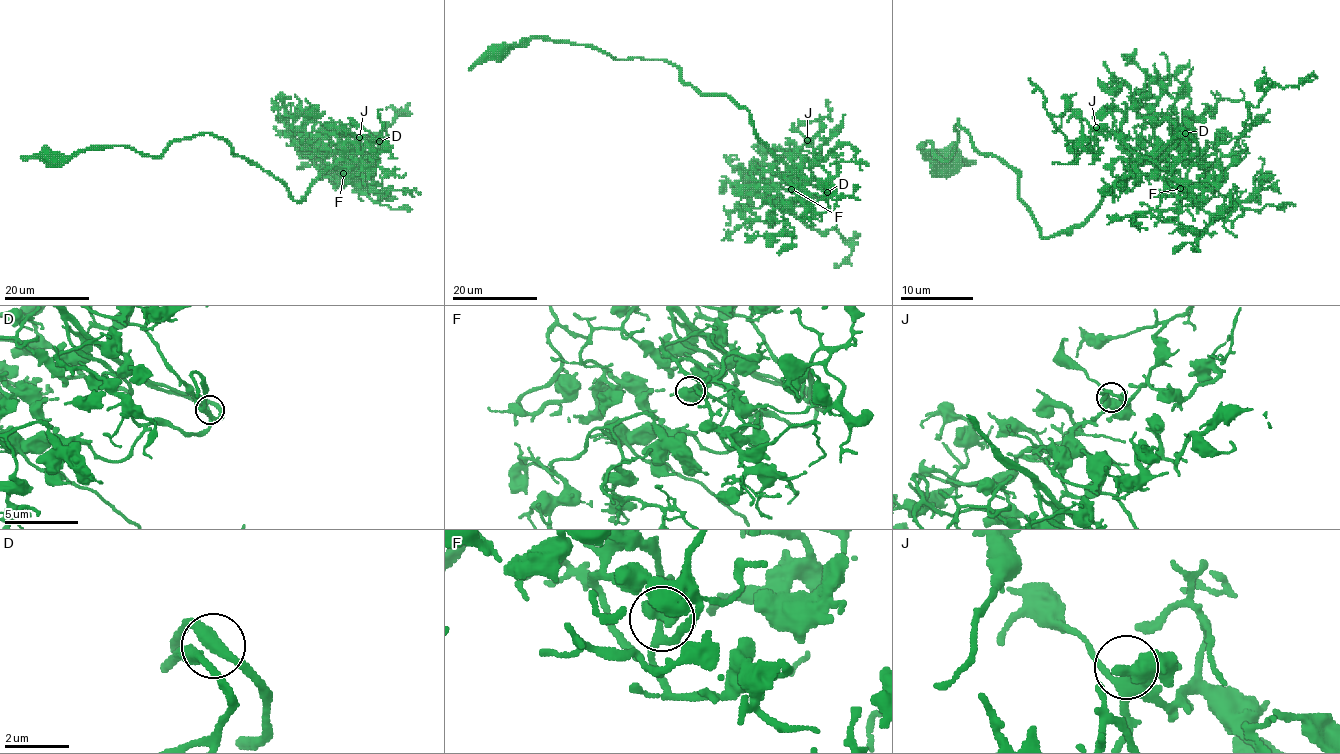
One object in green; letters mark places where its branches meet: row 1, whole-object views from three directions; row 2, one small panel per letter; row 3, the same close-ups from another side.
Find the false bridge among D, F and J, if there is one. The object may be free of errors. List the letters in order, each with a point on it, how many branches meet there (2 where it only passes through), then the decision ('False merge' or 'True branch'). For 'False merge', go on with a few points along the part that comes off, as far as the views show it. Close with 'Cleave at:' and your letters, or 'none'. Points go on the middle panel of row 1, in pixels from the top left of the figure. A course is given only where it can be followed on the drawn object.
D: Place: (827, 192). Branches: 4. True branch
F: Place: (791, 189). Branches: 5. True branch
J: Place: (807, 140). Branches: 4. True branch
Cleave at: none

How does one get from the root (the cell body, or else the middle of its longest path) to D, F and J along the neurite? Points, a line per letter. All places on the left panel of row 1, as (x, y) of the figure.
D: (52, 158), (106, 146), (159, 157), (174, 141), (213, 133), (301, 201), (339, 160), (379, 141)
F: (52, 158), (106, 146), (159, 157), (213, 133), (296, 201), (350, 154), (343, 172)
J: (52, 158), (159, 157), (213, 133), (301, 201), (357, 147), (381, 148), (368, 162), (359, 137)

